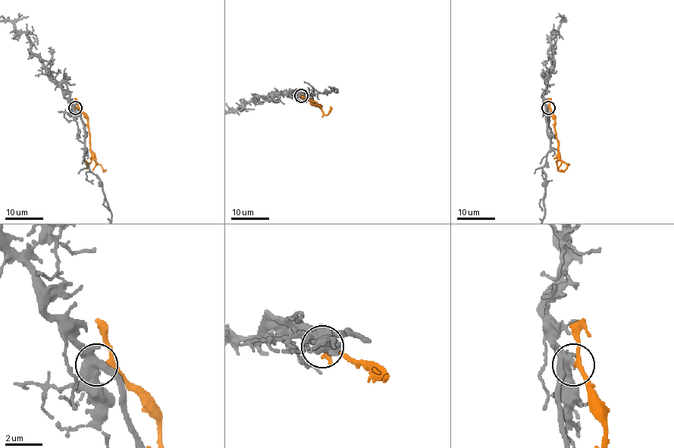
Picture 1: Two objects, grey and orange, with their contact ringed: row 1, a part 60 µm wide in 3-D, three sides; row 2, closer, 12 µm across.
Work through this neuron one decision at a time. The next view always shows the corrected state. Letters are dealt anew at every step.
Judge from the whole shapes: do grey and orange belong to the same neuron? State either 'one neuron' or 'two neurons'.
two neurons

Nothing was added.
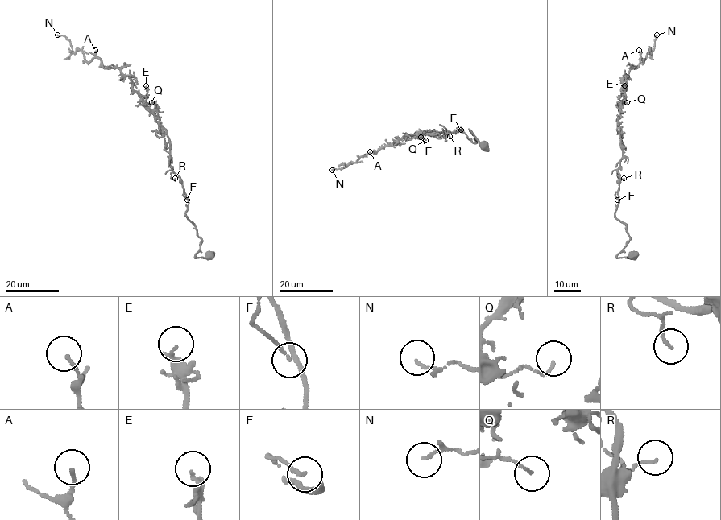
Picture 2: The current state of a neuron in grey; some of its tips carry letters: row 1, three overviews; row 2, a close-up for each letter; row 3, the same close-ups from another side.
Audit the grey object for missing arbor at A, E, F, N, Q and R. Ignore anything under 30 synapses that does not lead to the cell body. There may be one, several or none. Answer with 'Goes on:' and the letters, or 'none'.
Goes on: none

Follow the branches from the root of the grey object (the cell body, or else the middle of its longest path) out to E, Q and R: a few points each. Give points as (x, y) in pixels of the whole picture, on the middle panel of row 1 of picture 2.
E: (483, 145), (470, 130), (474, 143), (461, 128), (462, 131), (447, 130), (444, 135), (430, 130), (420, 137)
Q: (483, 145), (470, 130), (474, 143), (461, 128), (418, 136), (425, 140)
R: (483, 145), (482, 147), (470, 130), (475, 143), (461, 128), (462, 131), (445, 130), (449, 136)

